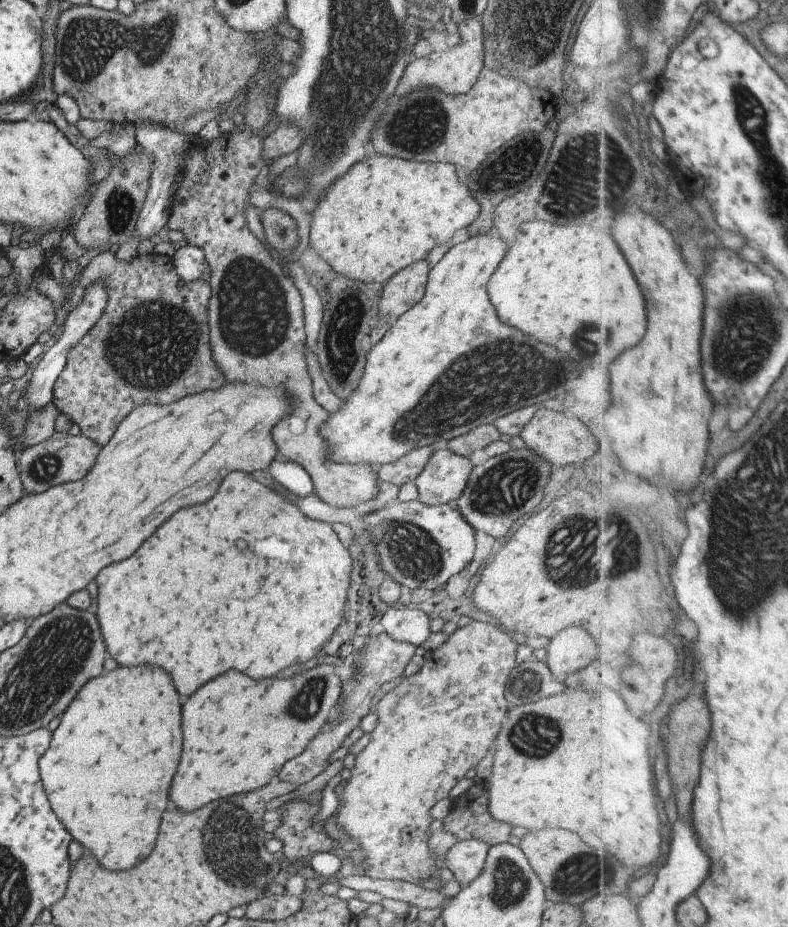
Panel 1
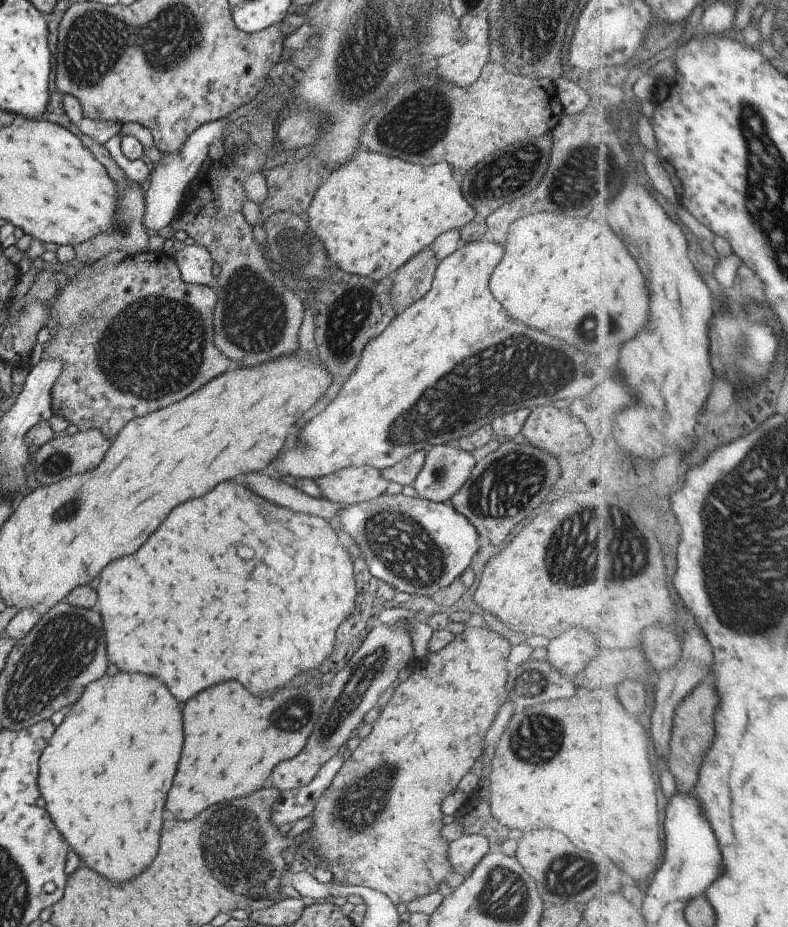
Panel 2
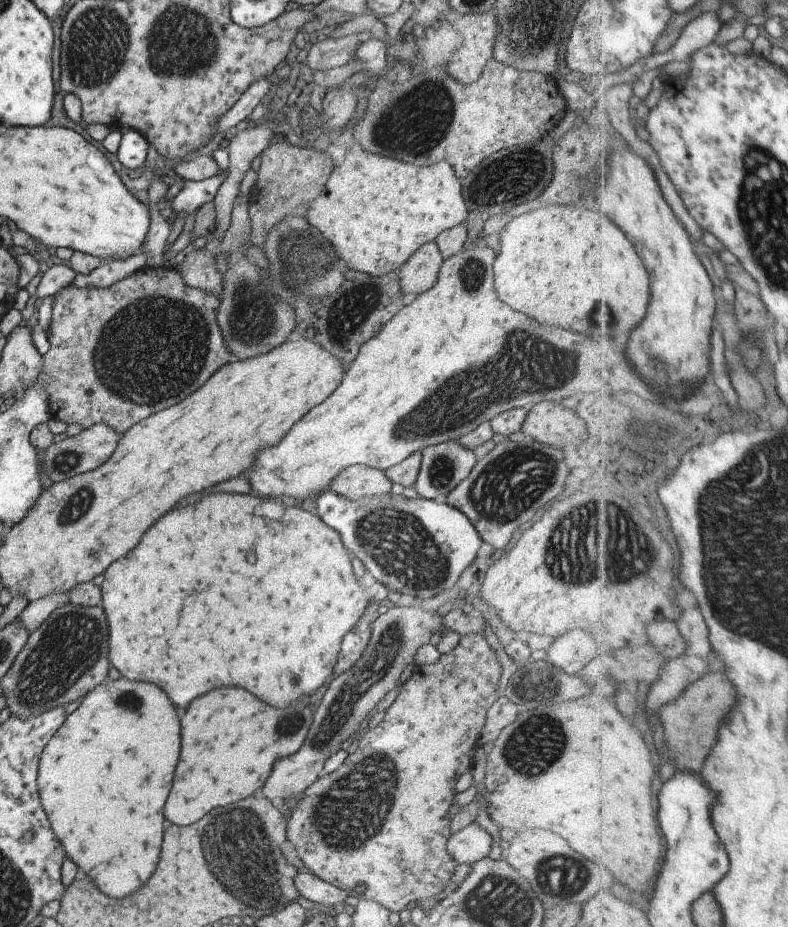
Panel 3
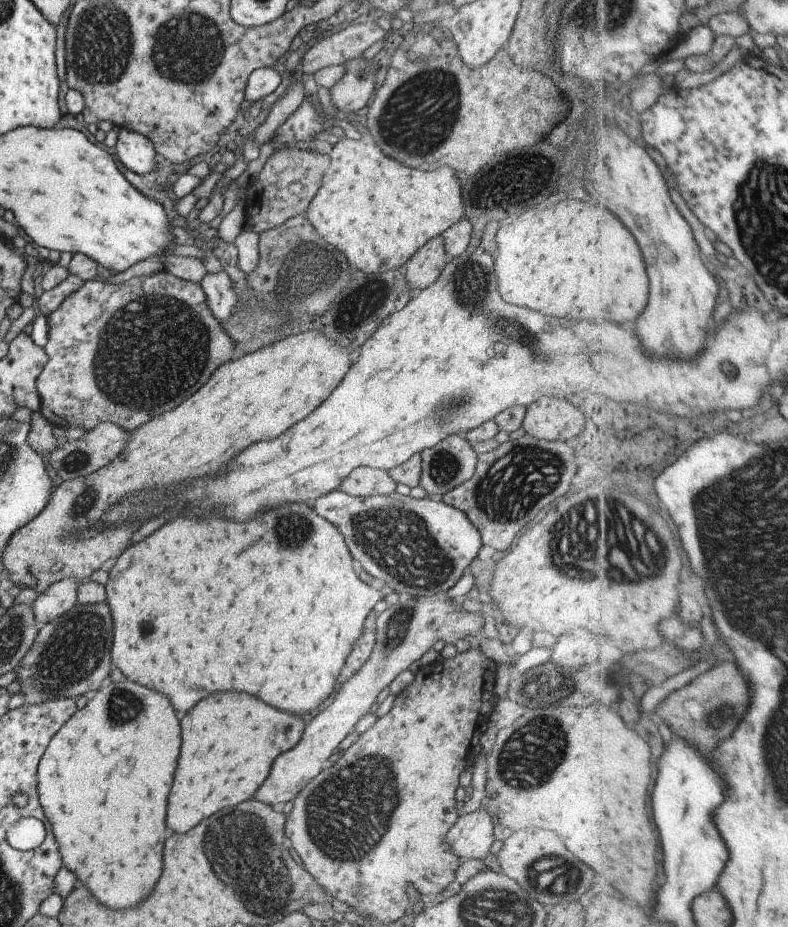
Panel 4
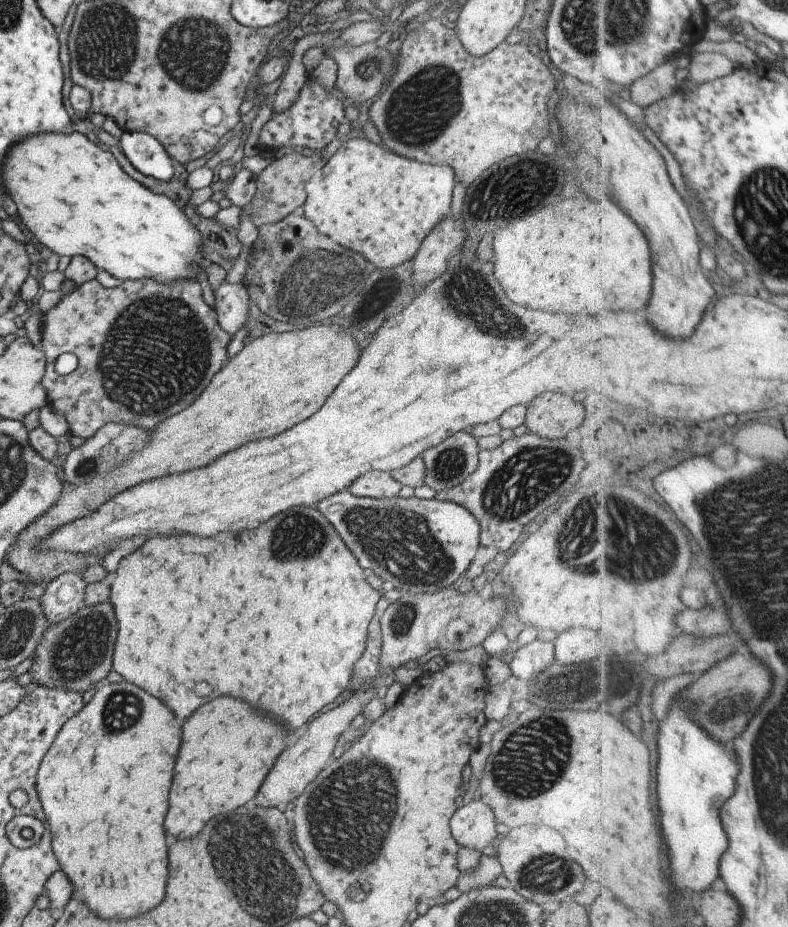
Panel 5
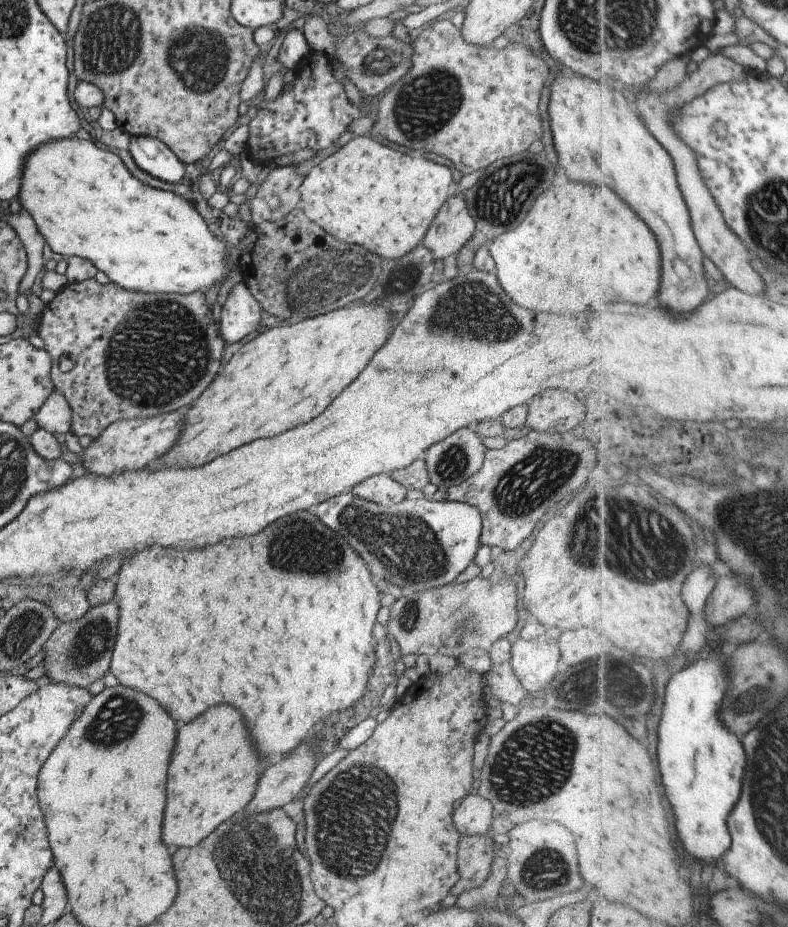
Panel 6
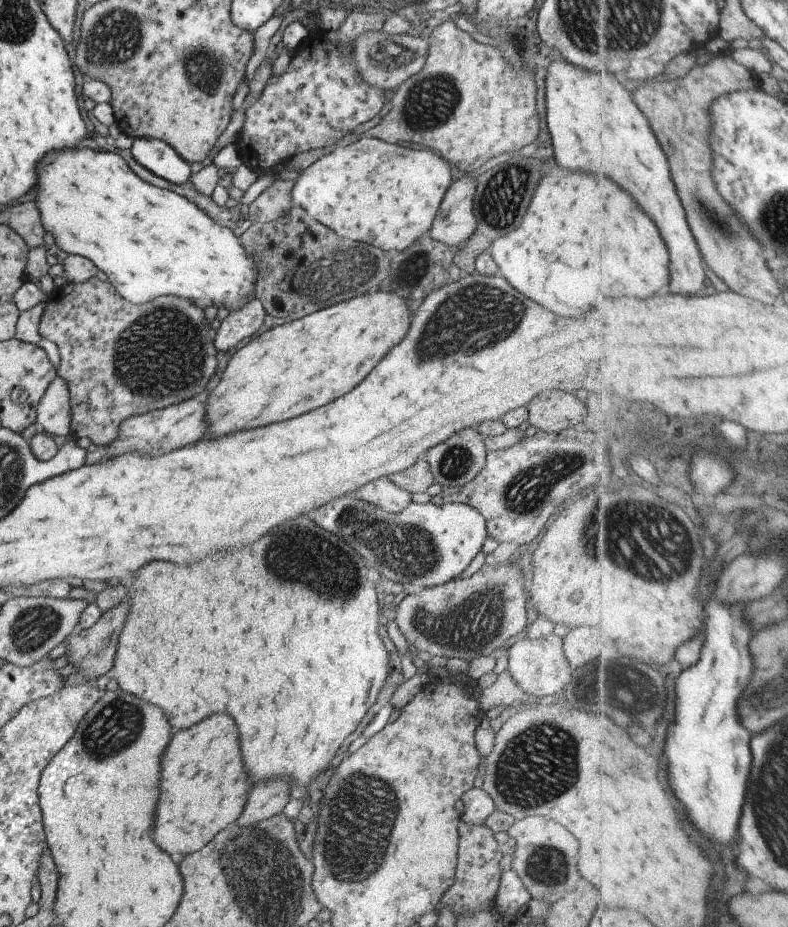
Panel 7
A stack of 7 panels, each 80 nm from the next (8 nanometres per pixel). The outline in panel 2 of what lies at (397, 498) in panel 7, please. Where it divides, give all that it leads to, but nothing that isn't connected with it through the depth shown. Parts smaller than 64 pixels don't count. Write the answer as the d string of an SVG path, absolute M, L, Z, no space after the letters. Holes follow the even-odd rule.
M370 466L340 468L313 481L323 499L342 506L373 502L375 498L385 495L388 484L380 471Z

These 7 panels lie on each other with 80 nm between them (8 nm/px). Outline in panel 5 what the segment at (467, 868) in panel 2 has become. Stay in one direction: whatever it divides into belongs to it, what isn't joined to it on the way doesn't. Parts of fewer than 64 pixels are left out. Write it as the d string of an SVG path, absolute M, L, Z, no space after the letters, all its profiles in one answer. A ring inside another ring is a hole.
M481 800L457 807L451 815L450 833L459 847L479 851L495 843L495 820L492 810Z

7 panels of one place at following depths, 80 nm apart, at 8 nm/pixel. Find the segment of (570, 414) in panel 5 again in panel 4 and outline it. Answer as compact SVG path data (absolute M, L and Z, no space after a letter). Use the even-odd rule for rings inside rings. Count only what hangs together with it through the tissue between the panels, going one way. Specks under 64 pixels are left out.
M543 396L527 406L522 427L525 434L543 440L569 440L583 431L585 419L565 400Z

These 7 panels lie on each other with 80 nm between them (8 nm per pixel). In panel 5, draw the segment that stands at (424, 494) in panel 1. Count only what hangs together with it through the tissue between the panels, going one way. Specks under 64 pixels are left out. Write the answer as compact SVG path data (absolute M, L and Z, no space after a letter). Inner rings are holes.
M455 432L419 454L424 462L424 484L439 493L461 484L475 470L477 443L467 432Z

